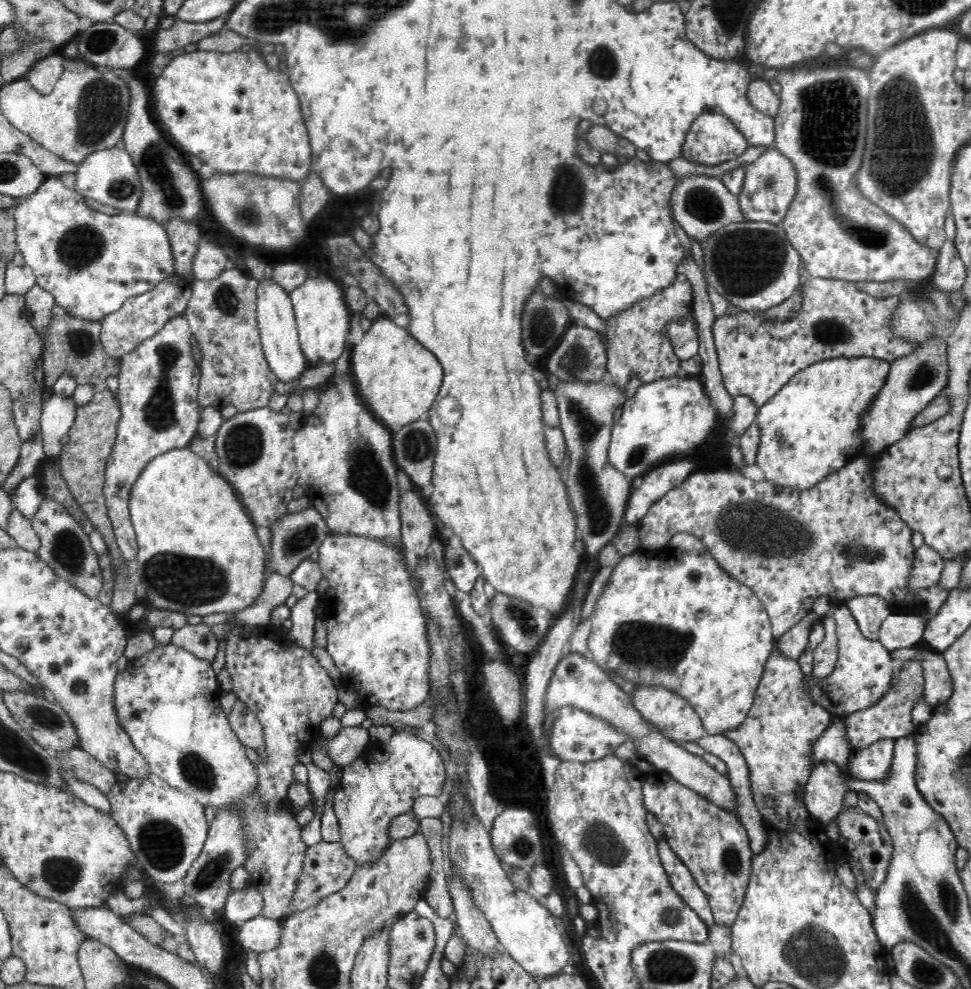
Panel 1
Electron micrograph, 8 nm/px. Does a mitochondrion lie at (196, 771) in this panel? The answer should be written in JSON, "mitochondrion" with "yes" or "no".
{"mitochondrion":"yes"}

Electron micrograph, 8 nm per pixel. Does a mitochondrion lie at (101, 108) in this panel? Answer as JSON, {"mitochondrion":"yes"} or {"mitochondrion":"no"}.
{"mitochondrion":"yes"}

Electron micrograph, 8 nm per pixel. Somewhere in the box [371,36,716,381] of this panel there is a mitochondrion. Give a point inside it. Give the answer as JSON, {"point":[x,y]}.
{"point":[567,192]}

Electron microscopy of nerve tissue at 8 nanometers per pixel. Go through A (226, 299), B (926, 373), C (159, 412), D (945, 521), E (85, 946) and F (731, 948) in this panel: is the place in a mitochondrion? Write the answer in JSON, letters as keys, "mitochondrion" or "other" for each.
{"A":"mitochondrion","B":"mitochondrion","C":"mitochondrion","D":"other","E":"other","F":"other"}

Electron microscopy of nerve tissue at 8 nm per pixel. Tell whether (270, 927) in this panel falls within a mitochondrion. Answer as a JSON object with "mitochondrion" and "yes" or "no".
{"mitochondrion":"no"}

